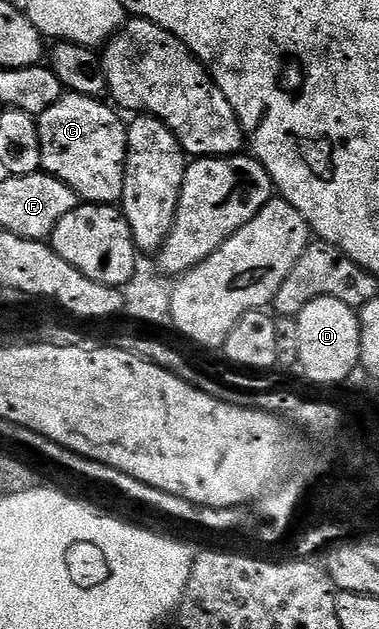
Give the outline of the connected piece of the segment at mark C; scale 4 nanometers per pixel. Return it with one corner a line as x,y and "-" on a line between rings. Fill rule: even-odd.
66,93
56,105
37,116
41,170
67,183
79,200
114,205
121,200
124,187
127,124
124,119
122,123
123,116
109,102
102,102
106,101

